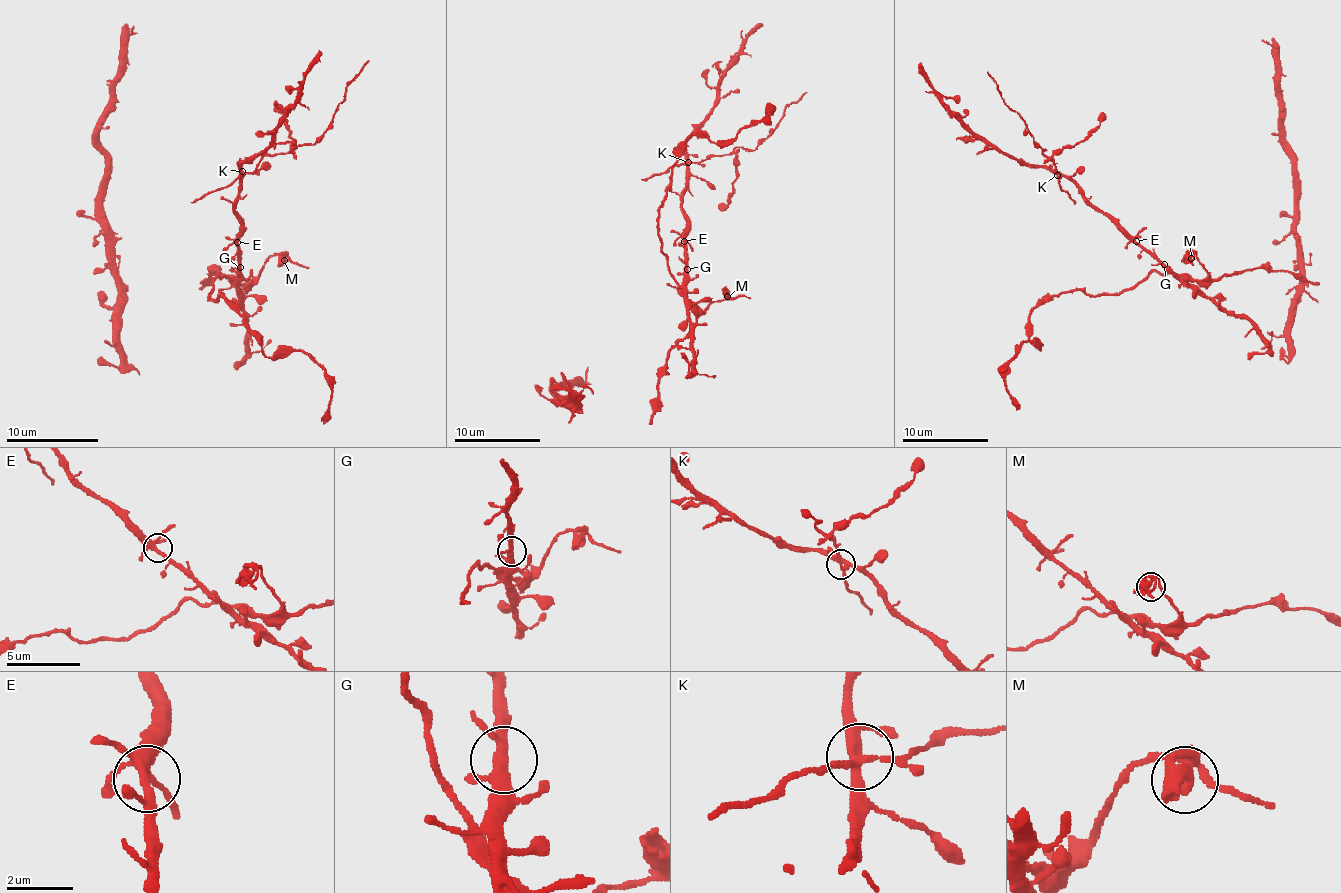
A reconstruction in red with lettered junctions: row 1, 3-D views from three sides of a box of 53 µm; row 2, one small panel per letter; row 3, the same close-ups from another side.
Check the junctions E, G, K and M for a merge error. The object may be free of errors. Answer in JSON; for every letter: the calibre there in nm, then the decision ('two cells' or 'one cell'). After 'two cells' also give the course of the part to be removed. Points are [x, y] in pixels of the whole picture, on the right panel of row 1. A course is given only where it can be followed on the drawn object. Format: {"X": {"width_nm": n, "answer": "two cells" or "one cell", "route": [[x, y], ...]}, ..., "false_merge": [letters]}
{"E": {"width_nm": 300, "answer": "one cell"}, "G": {"width_nm": 280, "answer": "one cell"}, "K": {"width_nm": 280, "answer": "two cells", "route": [[1056, 174], [1050, 159], [1041, 151], [1046, 151], [1033, 140], [1024, 121], [1005, 103], [988, 71]]}, "M": {"width_nm": 320, "answer": "one cell"}, "false_merge": ["K"]}

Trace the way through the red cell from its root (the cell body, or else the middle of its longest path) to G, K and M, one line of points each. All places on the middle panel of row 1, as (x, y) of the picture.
G: (680, 341), (695, 322), (695, 305), (687, 296), (687, 269)
K: (680, 341), (695, 322), (695, 305), (687, 296), (687, 215), (682, 211), (689, 161)
M: (680, 341), (695, 318), (710, 303), (727, 296)

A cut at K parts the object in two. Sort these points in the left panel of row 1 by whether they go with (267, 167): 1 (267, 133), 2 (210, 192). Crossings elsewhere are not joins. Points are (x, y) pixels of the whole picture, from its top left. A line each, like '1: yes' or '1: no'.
1: yes
2: no

